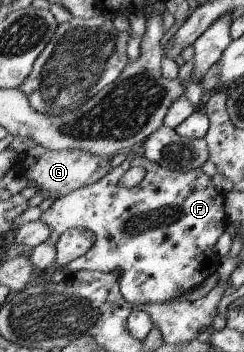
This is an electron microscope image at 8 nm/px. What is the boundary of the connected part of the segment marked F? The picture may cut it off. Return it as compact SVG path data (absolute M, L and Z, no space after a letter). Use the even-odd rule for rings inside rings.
M135 157L132 160L123 160L119 166L110 169L110 171L105 174L105 176L99 178L97 182L93 185L83 186L83 188L79 188L77 190L73 190L67 193L65 196L57 197L53 204L47 208L47 210L43 211L40 215L40 220L43 224L47 224L49 226L49 230L51 230L51 236L38 244L37 246L32 247L31 254L29 254L29 262L32 264L32 268L35 270L39 270L39 272L53 272L53 261L55 261L56 250L55 243L59 240L59 236L63 234L64 230L69 230L70 228L85 228L85 230L89 230L89 232L93 232L93 244L91 244L91 248L83 254L83 256L79 256L71 262L68 262L63 266L63 269L66 272L76 273L77 271L94 271L97 273L114 273L117 275L118 280L117 284L119 287L119 292L123 297L123 300L133 306L139 306L139 304L159 304L159 302L168 302L171 300L176 300L183 294L183 292L187 292L187 290L191 290L195 288L195 286L199 286L205 278L209 278L211 274L215 274L218 269L220 263L220 256L217 255L217 252L213 249L215 246L215 242L217 242L217 238L223 234L225 231L225 226L227 224L226 214L224 211L224 195L220 192L217 192L217 189L212 184L212 180L210 176L207 176L201 172L199 168L195 170L189 170L187 172L180 171L171 171L169 169L161 168L159 164L156 162L149 162L145 157ZM132 166L142 167L145 174L142 180L131 188L125 188L122 184L119 184L119 178L123 176L123 174Z

